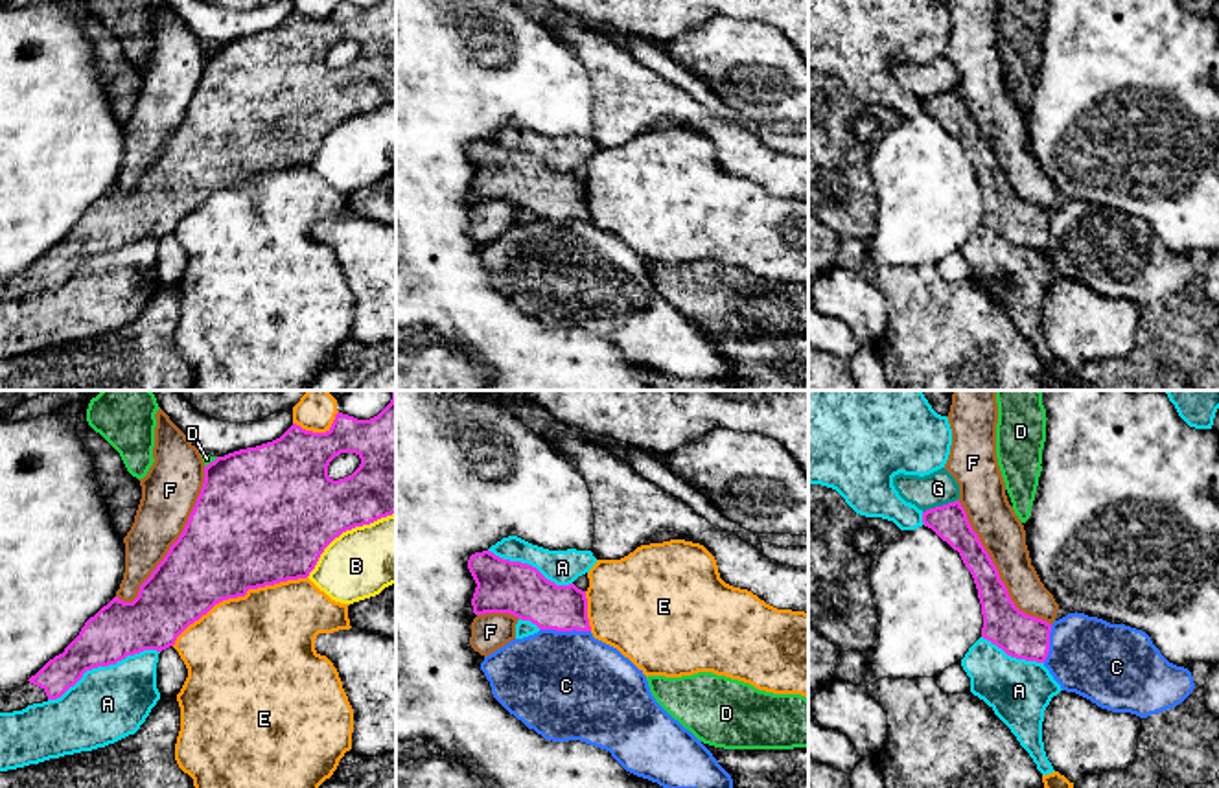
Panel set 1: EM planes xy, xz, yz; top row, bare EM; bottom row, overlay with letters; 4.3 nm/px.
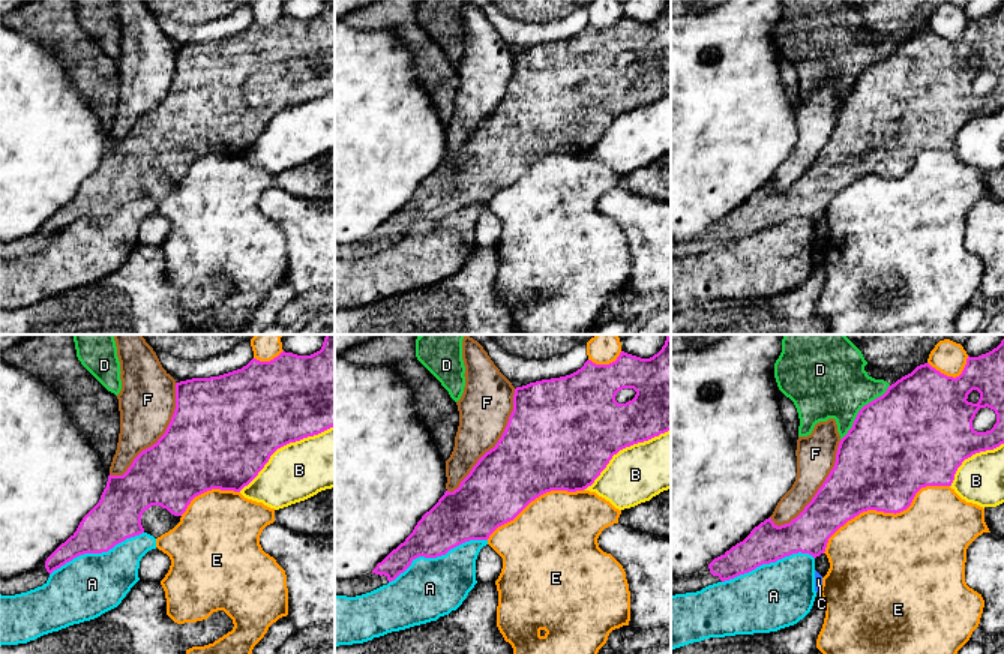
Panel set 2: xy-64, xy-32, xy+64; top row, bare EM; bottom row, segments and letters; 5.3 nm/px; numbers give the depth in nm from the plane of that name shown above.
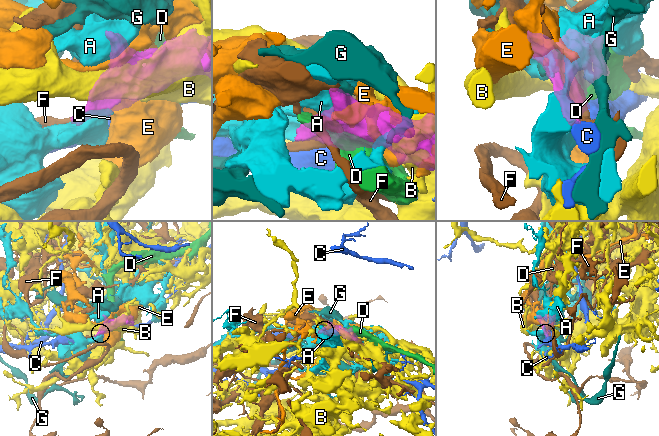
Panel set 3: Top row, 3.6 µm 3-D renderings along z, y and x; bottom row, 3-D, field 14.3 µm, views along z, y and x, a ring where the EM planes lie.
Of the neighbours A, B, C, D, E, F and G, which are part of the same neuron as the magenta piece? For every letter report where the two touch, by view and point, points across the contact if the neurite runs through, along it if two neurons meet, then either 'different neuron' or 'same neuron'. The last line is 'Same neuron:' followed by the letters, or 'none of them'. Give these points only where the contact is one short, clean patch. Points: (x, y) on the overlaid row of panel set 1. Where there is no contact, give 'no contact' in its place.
A: xy (104, 665) | different neuron
B: xy (345, 531) | different neuron
C: xz (566, 630) | along xz (540, 628), (590, 632) | different neuron
D: xy (210, 463) | different neuron
E: xy (238, 595) | different neuron
F: xy (177, 540) | different neuron
G: yz (940, 507) | different neuron
Same neuron: none of them

